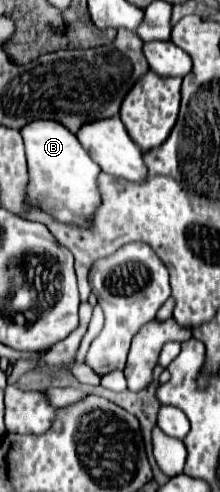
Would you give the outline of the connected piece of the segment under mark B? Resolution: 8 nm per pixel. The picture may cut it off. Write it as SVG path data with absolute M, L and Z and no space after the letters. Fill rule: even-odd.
M50 119L28 123L28 127L20 129L20 135L28 159L28 197L32 203L42 211L52 213L62 223L88 225L92 213L100 205L100 193L96 187L100 167L90 159L76 135L72 135L62 123L52 123Z

